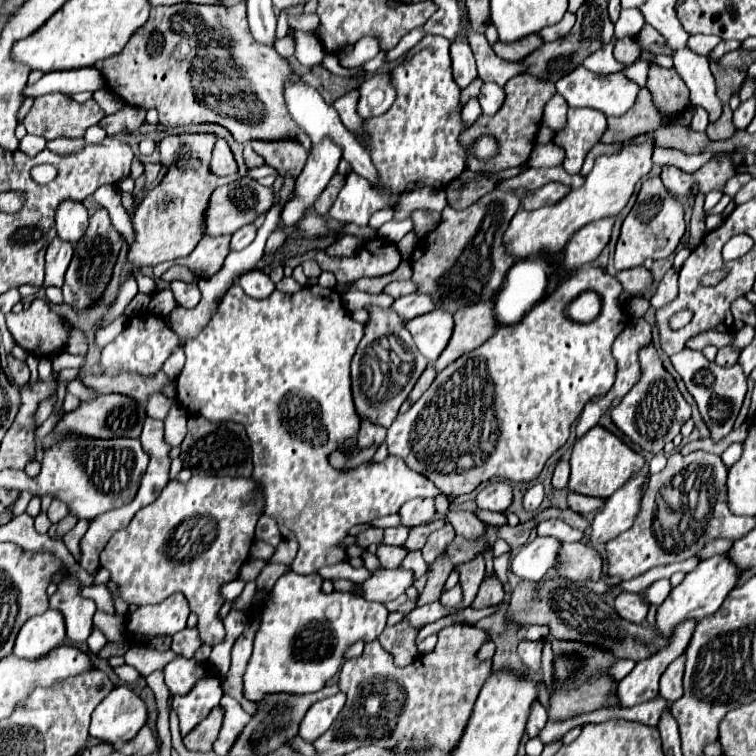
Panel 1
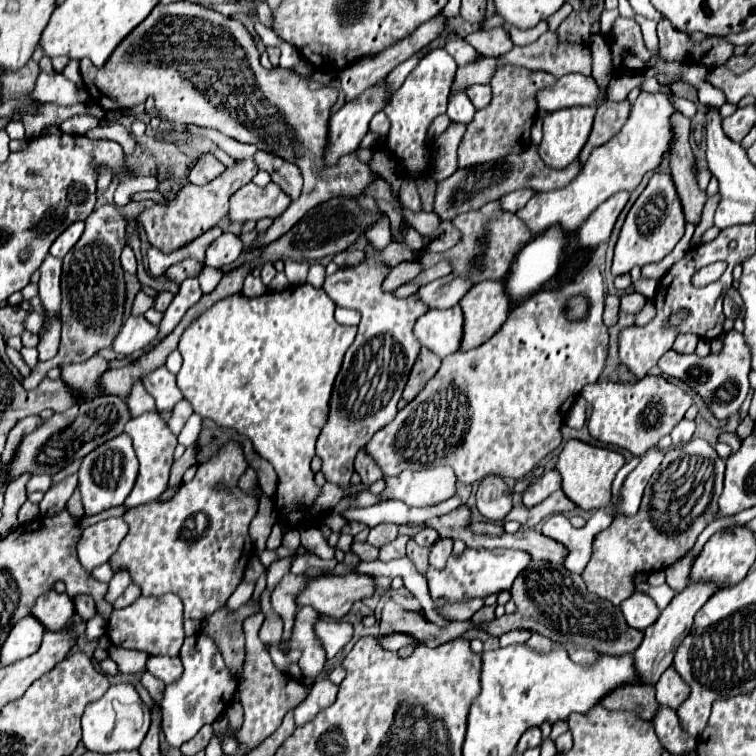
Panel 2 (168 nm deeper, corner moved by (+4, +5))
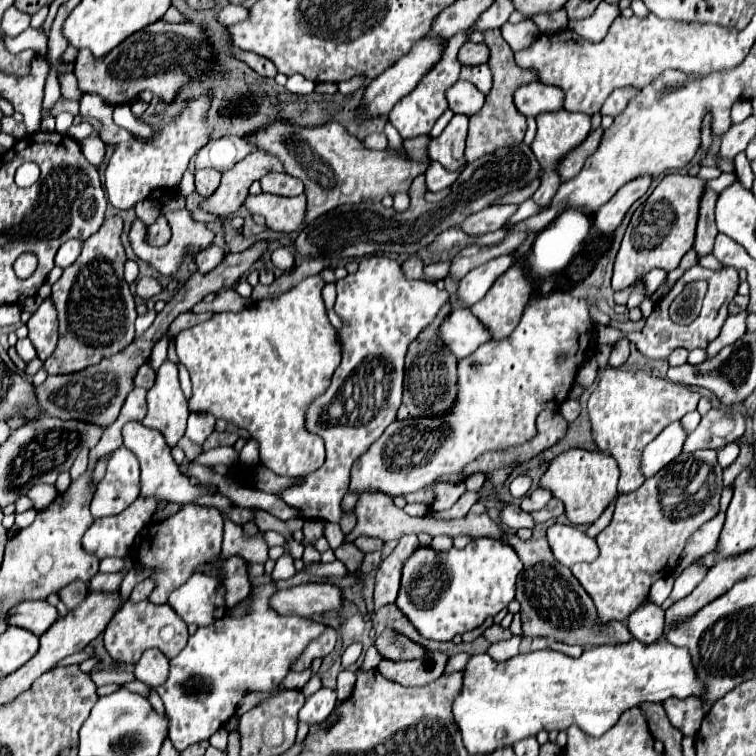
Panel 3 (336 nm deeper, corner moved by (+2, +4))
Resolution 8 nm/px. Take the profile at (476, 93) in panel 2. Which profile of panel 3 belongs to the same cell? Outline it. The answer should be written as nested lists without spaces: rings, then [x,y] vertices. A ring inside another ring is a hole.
[[[457,81],[449,91],[447,91],[447,101],[449,101],[449,107],[455,111],[455,113],[463,113],[463,115],[473,115],[477,113],[483,103],[485,103],[485,95],[475,87],[471,85],[469,81]]]

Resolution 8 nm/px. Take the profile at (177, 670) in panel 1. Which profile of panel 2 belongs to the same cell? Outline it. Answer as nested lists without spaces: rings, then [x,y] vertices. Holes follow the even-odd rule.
[[[149,656],[145,670],[149,670],[155,678],[163,680],[165,684],[171,684],[183,672],[181,660],[177,656],[175,658],[171,658],[171,656]]]

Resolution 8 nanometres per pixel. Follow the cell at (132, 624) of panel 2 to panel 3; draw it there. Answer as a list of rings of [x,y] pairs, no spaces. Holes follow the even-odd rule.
[[[127,601],[109,621],[105,629],[105,649],[111,653],[113,659],[123,661],[123,663],[137,663],[139,657],[151,649],[157,647],[161,649],[169,659],[173,659],[183,645],[187,643],[187,625],[181,621],[181,617],[171,609],[171,605],[155,605],[151,601],[139,601],[131,603]]]

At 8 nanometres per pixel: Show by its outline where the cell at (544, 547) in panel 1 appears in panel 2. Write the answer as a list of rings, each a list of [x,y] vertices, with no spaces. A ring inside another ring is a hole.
[[[465,548],[461,556],[451,556],[443,570],[427,568],[425,578],[429,586],[429,594],[433,600],[445,598],[447,602],[467,602],[471,598],[487,598],[491,594],[499,594],[501,590],[511,590],[513,580],[521,570],[529,564],[529,554],[523,550],[485,550],[485,548]]]

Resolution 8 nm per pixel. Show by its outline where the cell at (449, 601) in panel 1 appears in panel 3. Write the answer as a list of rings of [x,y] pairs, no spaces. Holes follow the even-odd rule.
[[[439,535],[431,541],[431,549],[437,551],[437,553],[443,553],[443,551],[449,551],[453,547],[453,539],[451,537],[445,537],[445,535]]]

